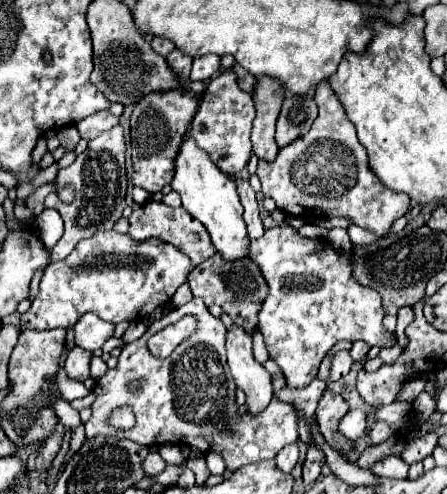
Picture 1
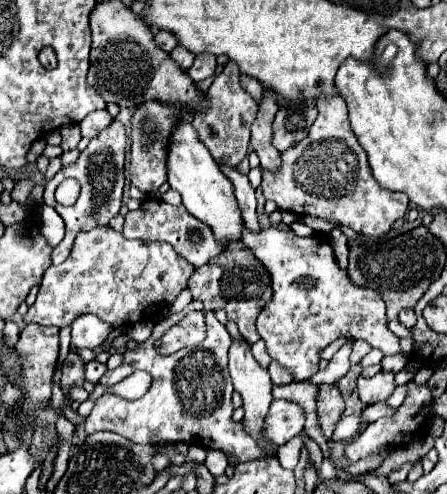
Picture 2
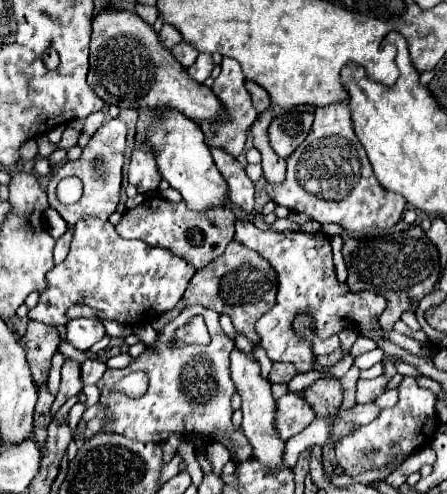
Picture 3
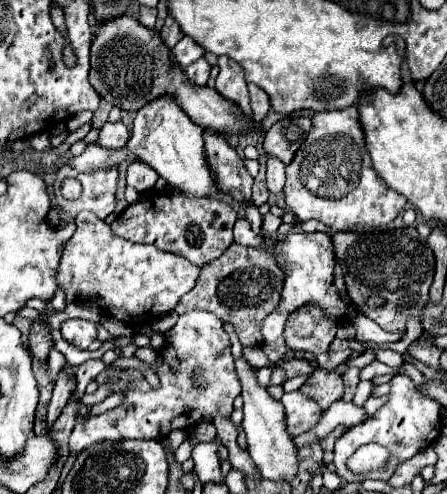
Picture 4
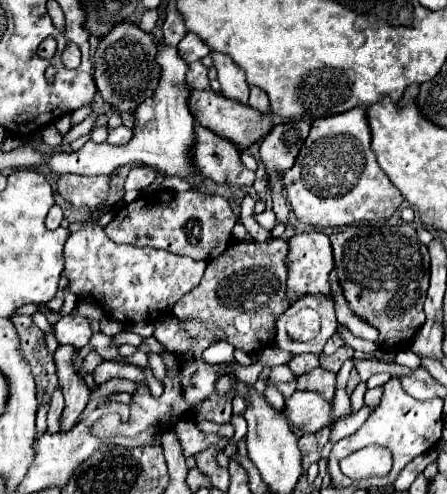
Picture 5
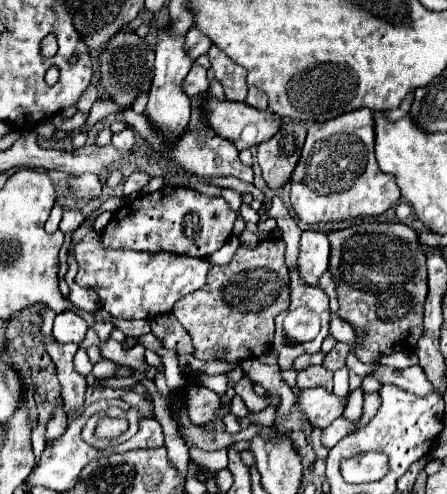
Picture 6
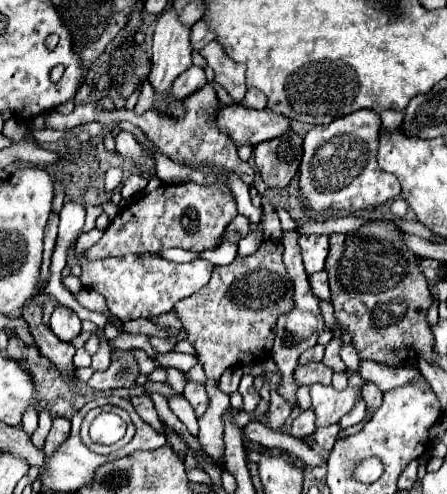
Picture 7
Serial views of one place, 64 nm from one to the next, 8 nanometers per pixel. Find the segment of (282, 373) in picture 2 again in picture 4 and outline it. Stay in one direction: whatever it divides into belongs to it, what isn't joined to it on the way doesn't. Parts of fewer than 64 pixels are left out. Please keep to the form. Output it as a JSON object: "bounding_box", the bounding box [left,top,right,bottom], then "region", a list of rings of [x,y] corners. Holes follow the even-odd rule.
{"bounding_box":[282,358,316,378],"region":[[[294,358],[294,360],[288,360],[282,364],[282,368],[286,370],[286,378],[292,378],[292,376],[302,376],[302,374],[308,374],[312,370],[316,370],[312,366],[310,360],[306,358]]]}

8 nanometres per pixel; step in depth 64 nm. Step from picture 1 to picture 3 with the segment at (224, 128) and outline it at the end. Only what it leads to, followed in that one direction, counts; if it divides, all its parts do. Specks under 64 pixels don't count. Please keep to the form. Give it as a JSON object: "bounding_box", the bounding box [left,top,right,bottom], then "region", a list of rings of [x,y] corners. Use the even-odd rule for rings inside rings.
{"bounding_box":[200,58,256,156],"region":[[[222,58],[222,72],[220,76],[214,80],[214,86],[212,86],[212,92],[220,98],[220,102],[226,106],[228,110],[228,120],[224,122],[204,122],[200,124],[204,136],[206,136],[206,144],[208,146],[220,146],[224,148],[228,154],[232,156],[238,156],[242,150],[244,150],[244,142],[246,142],[246,130],[252,126],[252,122],[256,120],[256,110],[252,106],[252,100],[250,100],[250,94],[248,90],[244,88],[244,74],[242,74],[242,68],[238,64],[238,60],[232,60],[232,58]]]}

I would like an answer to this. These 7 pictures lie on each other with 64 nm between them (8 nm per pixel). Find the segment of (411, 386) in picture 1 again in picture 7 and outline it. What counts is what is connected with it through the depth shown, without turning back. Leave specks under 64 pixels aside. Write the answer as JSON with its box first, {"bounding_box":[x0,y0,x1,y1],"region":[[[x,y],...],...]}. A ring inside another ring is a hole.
{"bounding_box":[314,424,338,450],"region":[[[338,424],[334,426],[326,426],[326,428],[316,428],[314,430],[314,438],[316,438],[316,444],[322,446],[324,450],[332,450],[334,442],[336,442],[336,434],[338,434]]]}

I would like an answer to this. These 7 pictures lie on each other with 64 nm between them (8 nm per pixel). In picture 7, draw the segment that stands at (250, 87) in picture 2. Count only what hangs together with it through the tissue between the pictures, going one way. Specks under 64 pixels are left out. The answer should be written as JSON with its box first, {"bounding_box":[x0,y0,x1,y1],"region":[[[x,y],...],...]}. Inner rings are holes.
{"bounding_box":[242,88,266,108],"region":[[[250,88],[242,100],[244,108],[266,108],[266,96],[260,90]]]}

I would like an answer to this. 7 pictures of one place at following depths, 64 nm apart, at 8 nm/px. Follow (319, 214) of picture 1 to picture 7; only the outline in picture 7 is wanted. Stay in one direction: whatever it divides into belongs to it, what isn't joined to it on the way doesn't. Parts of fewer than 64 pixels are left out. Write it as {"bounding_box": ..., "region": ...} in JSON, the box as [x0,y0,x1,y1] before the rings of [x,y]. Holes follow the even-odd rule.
{"bounding_box":[300,110,400,214],"region":[[[360,110],[352,112],[340,120],[334,120],[328,126],[314,126],[306,138],[304,138],[304,158],[300,164],[300,192],[302,192],[302,204],[304,208],[312,210],[314,214],[334,208],[334,210],[346,210],[346,212],[356,212],[356,210],[368,210],[374,206],[384,204],[386,200],[392,200],[400,194],[400,182],[396,176],[384,172],[378,166],[378,142],[380,142],[380,130],[382,122],[380,116],[372,110]]]}

